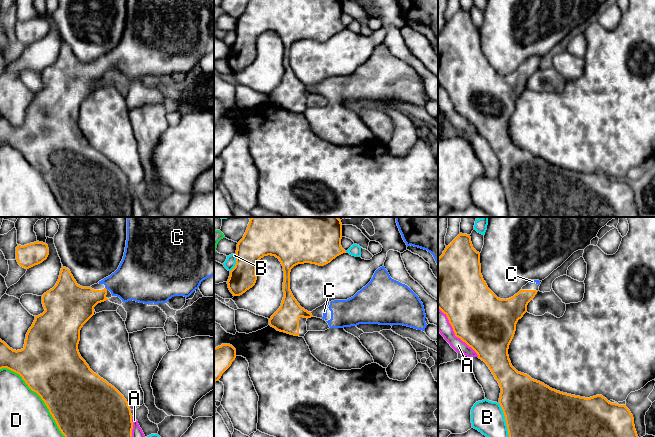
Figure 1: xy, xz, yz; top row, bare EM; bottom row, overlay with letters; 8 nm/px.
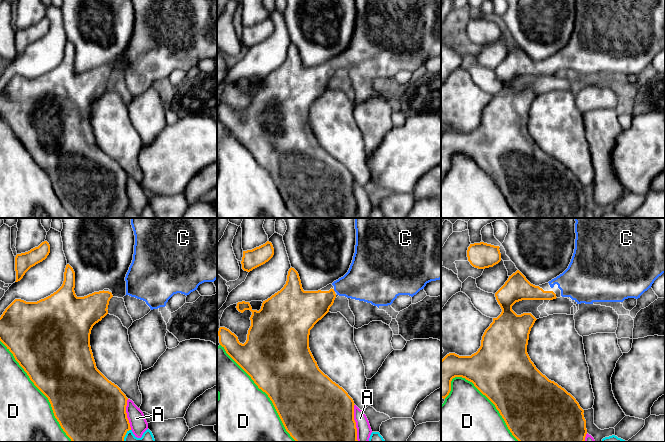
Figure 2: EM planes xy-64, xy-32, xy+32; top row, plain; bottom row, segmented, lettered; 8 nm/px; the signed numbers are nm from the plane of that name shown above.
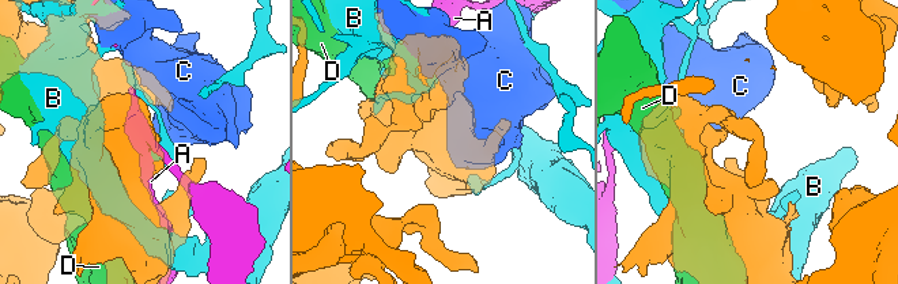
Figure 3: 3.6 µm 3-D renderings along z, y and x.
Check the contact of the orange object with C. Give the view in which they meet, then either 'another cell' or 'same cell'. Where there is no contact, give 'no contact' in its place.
no contact; same cell

